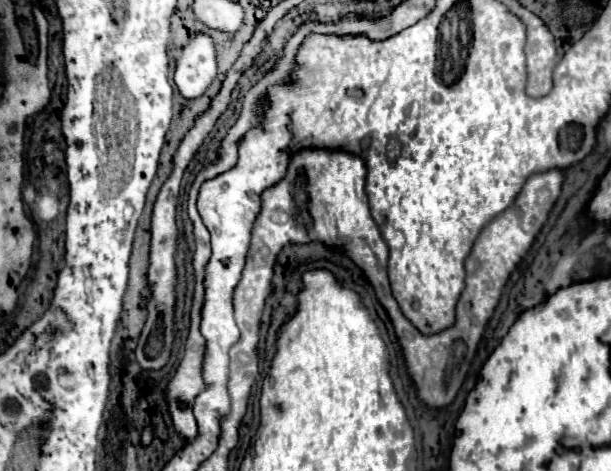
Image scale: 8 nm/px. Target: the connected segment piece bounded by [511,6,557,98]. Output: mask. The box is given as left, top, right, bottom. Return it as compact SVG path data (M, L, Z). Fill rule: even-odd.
M511 8L527 24L527 94L539 98L553 88L553 70L557 64L557 46L547 22L537 22L537 14L523 8Z

